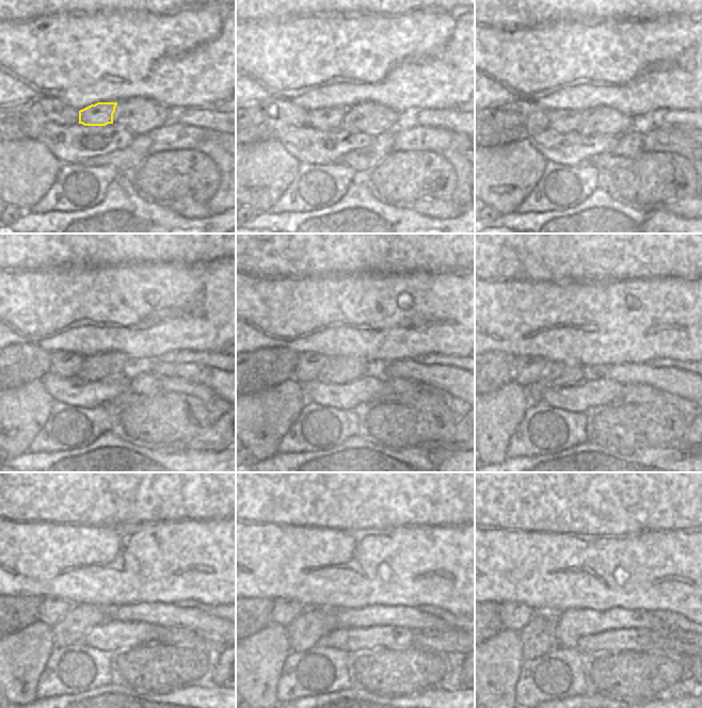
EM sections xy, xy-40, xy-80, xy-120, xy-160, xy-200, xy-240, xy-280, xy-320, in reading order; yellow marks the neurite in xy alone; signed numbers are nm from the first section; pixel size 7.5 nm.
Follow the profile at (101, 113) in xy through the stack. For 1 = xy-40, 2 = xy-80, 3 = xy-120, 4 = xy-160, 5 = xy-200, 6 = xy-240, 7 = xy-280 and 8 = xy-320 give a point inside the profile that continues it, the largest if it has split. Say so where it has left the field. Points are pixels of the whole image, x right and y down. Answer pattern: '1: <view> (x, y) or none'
1: xy-40 (325, 119)
2: xy-80 (567, 122)
3: xy-120 (63, 364)
4: xy-160 (308, 364)
5: xy-200 (531, 369)
6: xy-240 (51, 610)
7: xy-280 (284, 611)
8: xy-320 (514, 614)

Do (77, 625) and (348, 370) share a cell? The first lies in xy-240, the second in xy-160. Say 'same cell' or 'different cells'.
same cell

